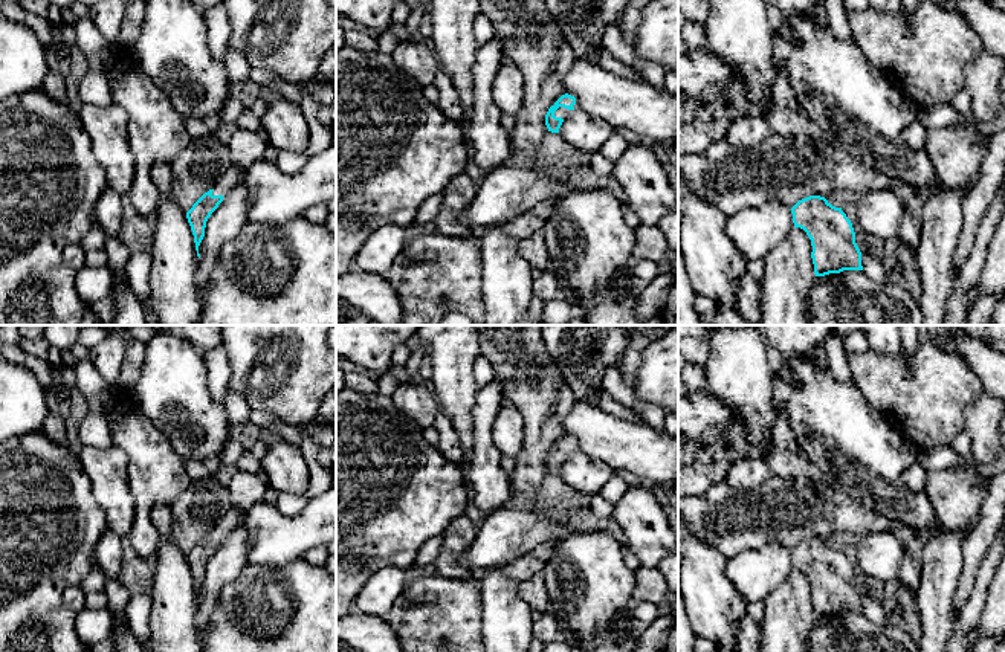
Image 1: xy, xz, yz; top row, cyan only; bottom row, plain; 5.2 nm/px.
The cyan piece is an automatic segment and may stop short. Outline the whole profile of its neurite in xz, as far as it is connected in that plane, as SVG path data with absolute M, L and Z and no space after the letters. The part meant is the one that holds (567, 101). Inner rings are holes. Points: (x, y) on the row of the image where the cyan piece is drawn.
M568 93L562 95L545 115L545 125L548 131L559 133L564 119L574 108L577 108L576 98Z

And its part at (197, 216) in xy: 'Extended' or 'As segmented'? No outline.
Extended

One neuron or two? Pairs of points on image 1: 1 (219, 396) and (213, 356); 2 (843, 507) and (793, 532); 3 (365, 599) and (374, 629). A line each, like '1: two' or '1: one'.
1: one
2: one
3: two

